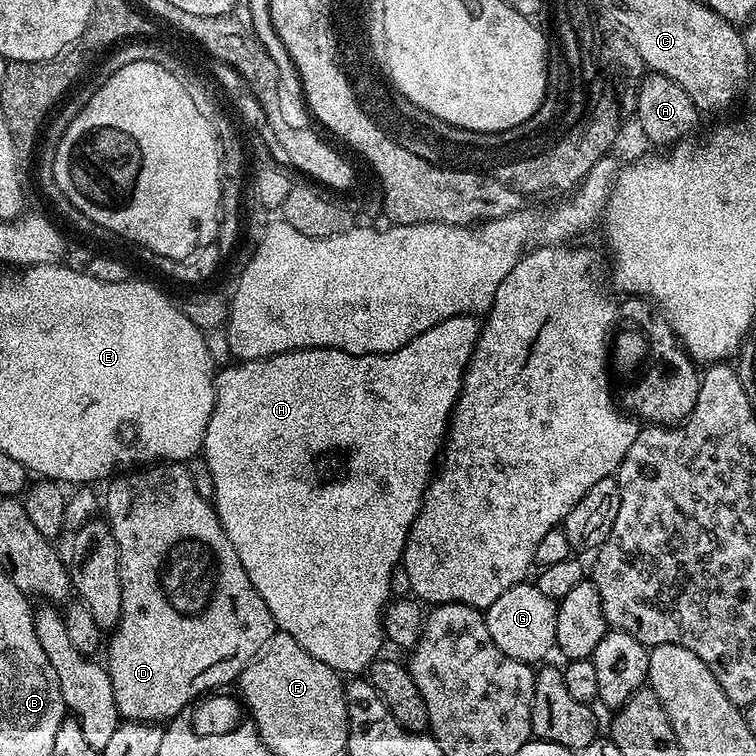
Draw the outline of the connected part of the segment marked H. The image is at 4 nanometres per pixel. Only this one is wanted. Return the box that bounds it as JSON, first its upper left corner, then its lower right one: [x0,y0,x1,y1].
[202,315,481,673]

